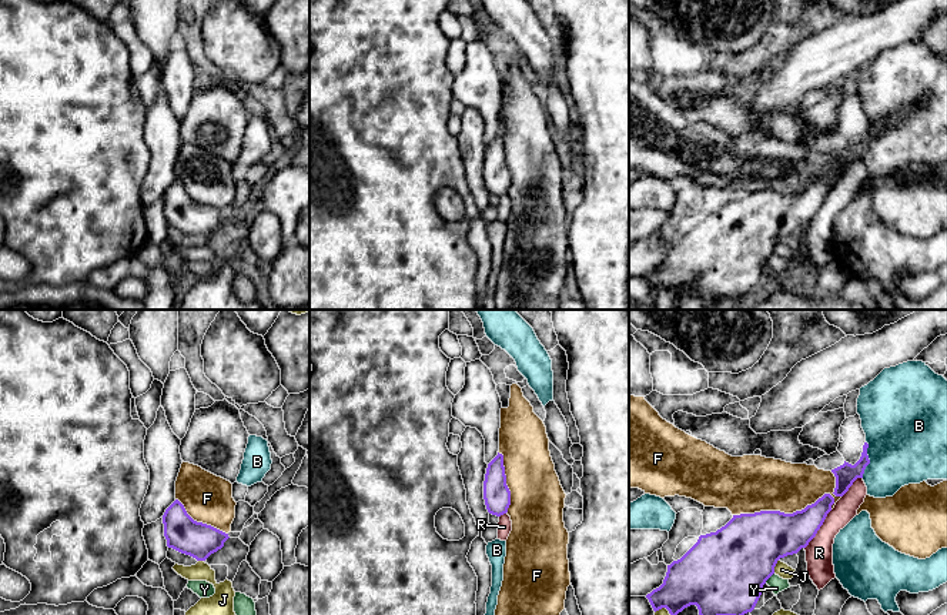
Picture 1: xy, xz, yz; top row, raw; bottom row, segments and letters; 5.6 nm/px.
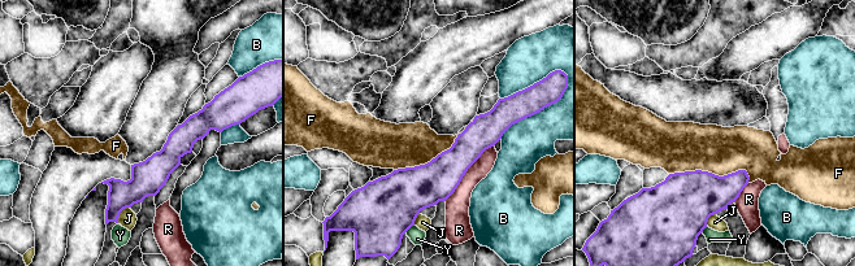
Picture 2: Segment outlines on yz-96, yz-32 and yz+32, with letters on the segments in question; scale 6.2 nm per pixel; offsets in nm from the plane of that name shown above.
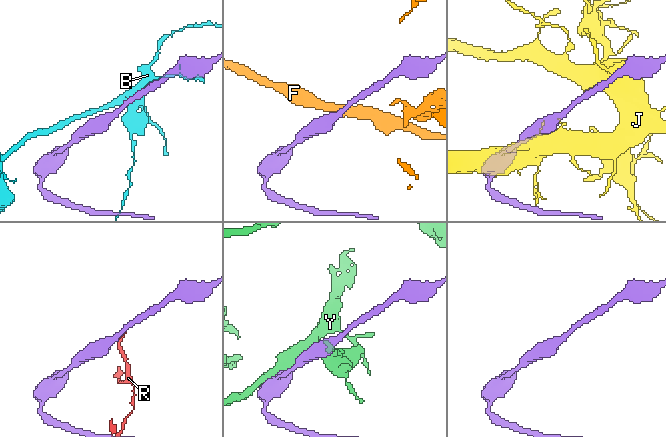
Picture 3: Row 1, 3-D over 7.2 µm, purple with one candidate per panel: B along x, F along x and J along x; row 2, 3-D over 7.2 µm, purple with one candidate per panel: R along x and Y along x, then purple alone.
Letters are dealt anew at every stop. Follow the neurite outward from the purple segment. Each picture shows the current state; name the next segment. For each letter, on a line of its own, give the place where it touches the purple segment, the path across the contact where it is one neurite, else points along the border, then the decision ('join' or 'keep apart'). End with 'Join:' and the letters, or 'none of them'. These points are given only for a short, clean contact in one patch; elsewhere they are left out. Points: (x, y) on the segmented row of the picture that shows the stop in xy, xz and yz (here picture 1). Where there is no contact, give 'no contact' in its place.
B: yz (869, 460) | keep apart
F: yz (790, 514) | keep apart
J: yz (775, 565) | keep apart
R: yz (819, 528) | along yz (832, 510), (805, 548) | keep apart
Y: yz (769, 577) | keep apart
Join: none of them

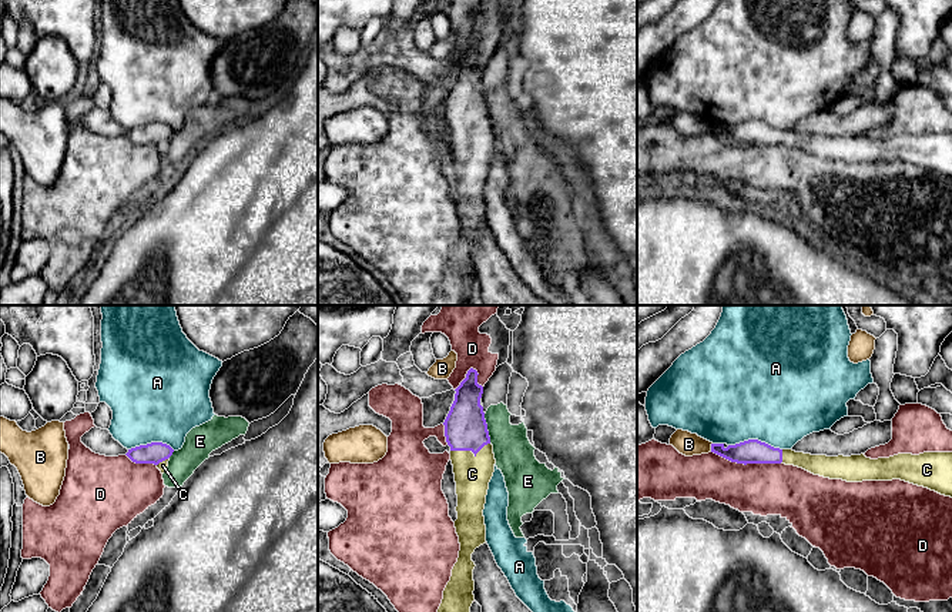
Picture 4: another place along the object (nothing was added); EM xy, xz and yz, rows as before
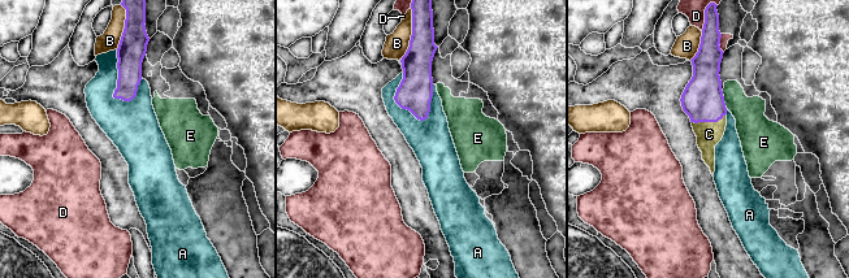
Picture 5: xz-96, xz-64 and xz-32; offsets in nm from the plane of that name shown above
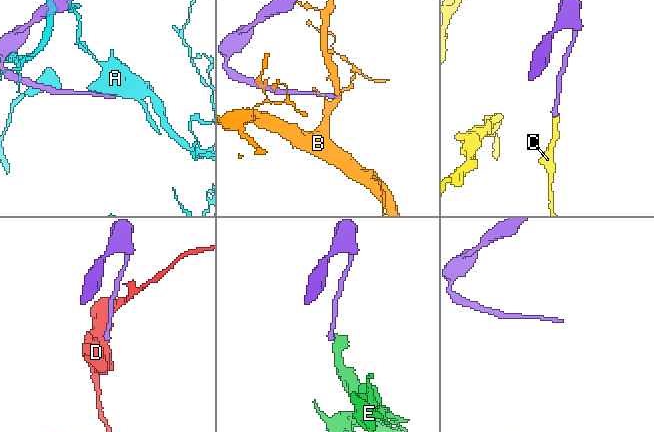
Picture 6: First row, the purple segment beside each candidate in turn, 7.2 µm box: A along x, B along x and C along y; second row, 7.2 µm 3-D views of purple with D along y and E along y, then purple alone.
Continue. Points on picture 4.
A: yz (756, 440) | keep apart
B: yz (711, 447) | keep apart
C: xz (469, 450) | across xz (465, 427), (469, 450), (472, 474) | join
D: yz (746, 464) | keep apart
E: xz (486, 428) | along xz (483, 414), (490, 442) | keep apart
Join: C

